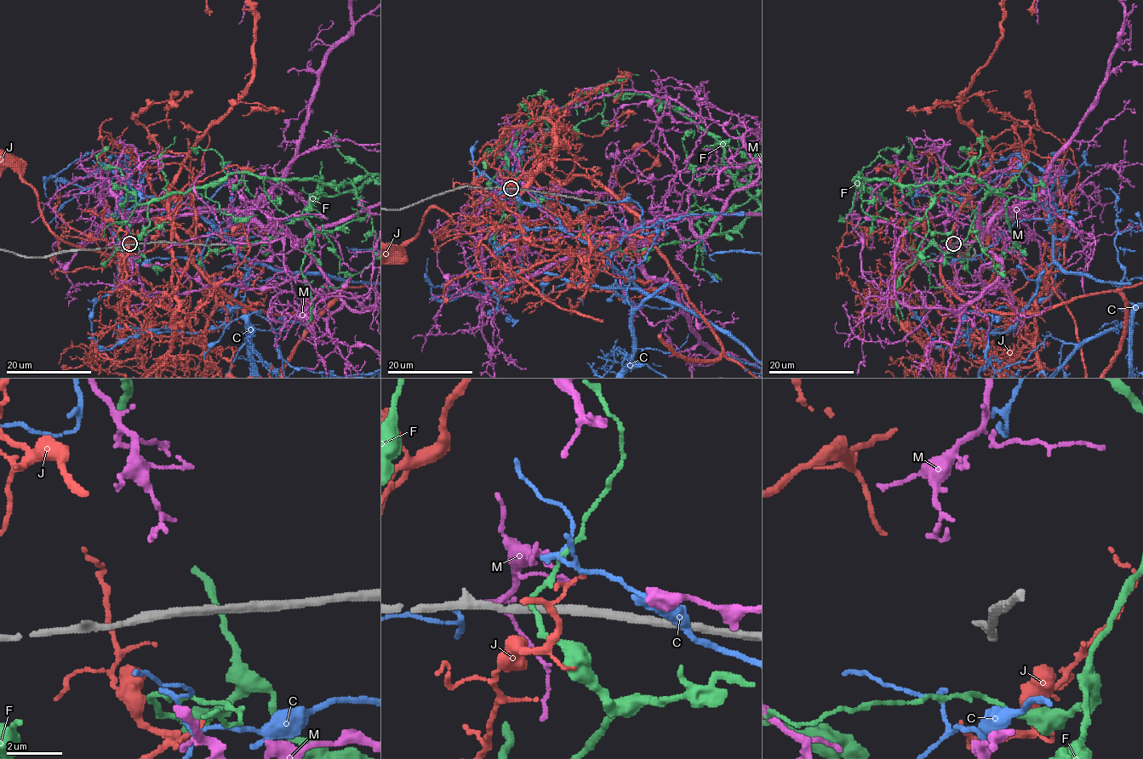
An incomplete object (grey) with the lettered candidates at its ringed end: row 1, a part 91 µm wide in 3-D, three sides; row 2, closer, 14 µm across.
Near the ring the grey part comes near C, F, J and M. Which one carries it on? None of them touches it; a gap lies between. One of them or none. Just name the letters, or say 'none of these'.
M

